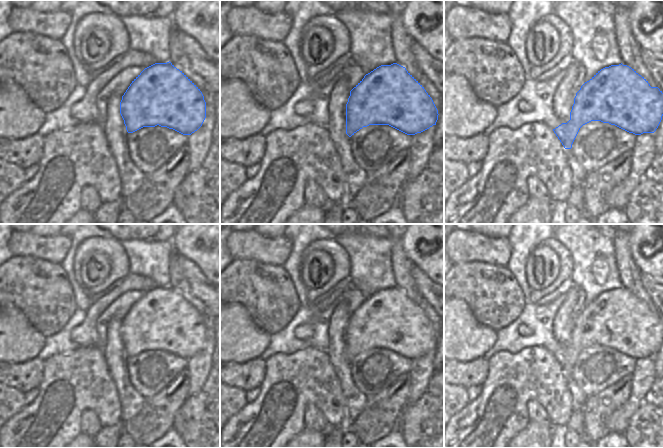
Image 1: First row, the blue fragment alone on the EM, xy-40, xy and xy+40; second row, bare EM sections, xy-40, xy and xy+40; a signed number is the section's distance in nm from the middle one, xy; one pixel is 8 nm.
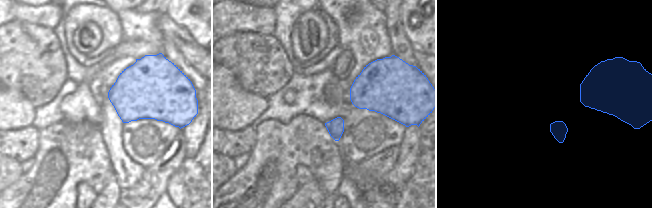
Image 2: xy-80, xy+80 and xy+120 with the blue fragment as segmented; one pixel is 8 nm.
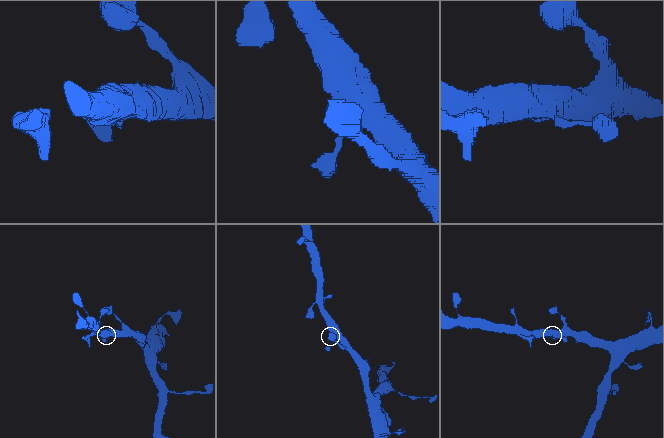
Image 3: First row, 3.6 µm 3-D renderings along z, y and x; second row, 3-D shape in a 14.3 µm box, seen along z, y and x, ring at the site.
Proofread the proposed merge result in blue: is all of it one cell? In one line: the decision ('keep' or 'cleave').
keep

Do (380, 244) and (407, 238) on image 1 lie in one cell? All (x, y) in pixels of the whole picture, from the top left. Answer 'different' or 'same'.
different

